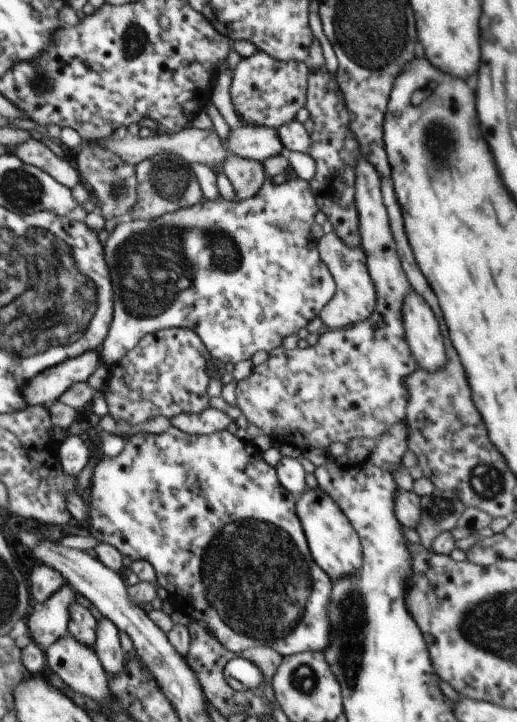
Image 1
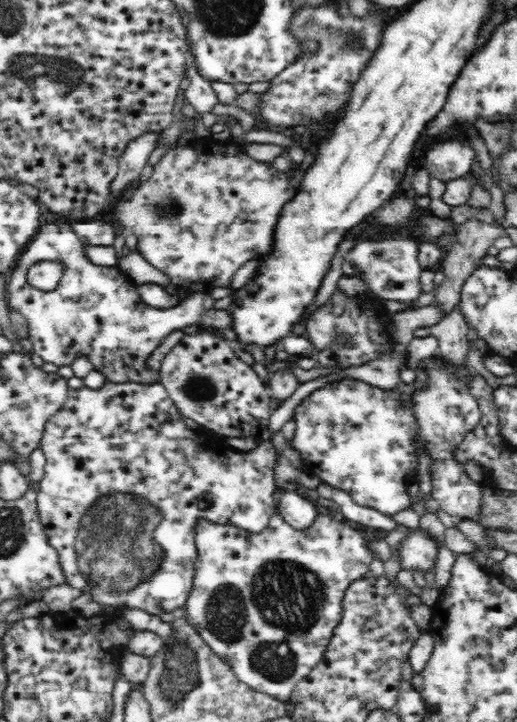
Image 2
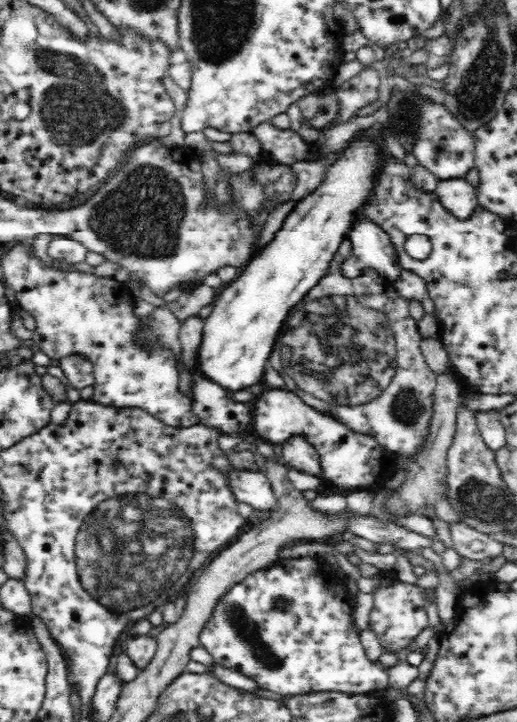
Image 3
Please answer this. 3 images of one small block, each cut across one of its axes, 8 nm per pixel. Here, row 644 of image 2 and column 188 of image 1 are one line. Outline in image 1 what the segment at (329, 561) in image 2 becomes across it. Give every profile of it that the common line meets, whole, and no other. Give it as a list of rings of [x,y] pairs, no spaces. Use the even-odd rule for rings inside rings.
[[[291,167],[285,174],[287,174],[286,181],[279,185],[273,184],[272,177],[267,176],[262,188],[252,198],[241,199],[240,202],[230,202],[221,196],[215,201],[208,201],[204,198],[202,203],[164,215],[160,219],[143,221],[126,218],[122,223],[118,223],[104,244],[106,264],[110,269],[113,288],[113,319],[100,348],[102,365],[110,368],[118,364],[120,359],[123,359],[146,335],[171,328],[193,328],[202,337],[213,358],[218,358],[225,363],[238,364],[242,360],[251,359],[258,350],[265,350],[269,353],[275,348],[282,347],[282,340],[286,336],[302,330],[304,326],[308,326],[310,320],[319,316],[320,310],[332,300],[336,290],[331,271],[324,260],[320,260],[319,250],[316,250],[316,240],[312,238],[310,226],[314,222],[314,216],[316,216],[319,206],[316,206],[317,200],[310,192],[311,184],[307,180],[295,175]]]

